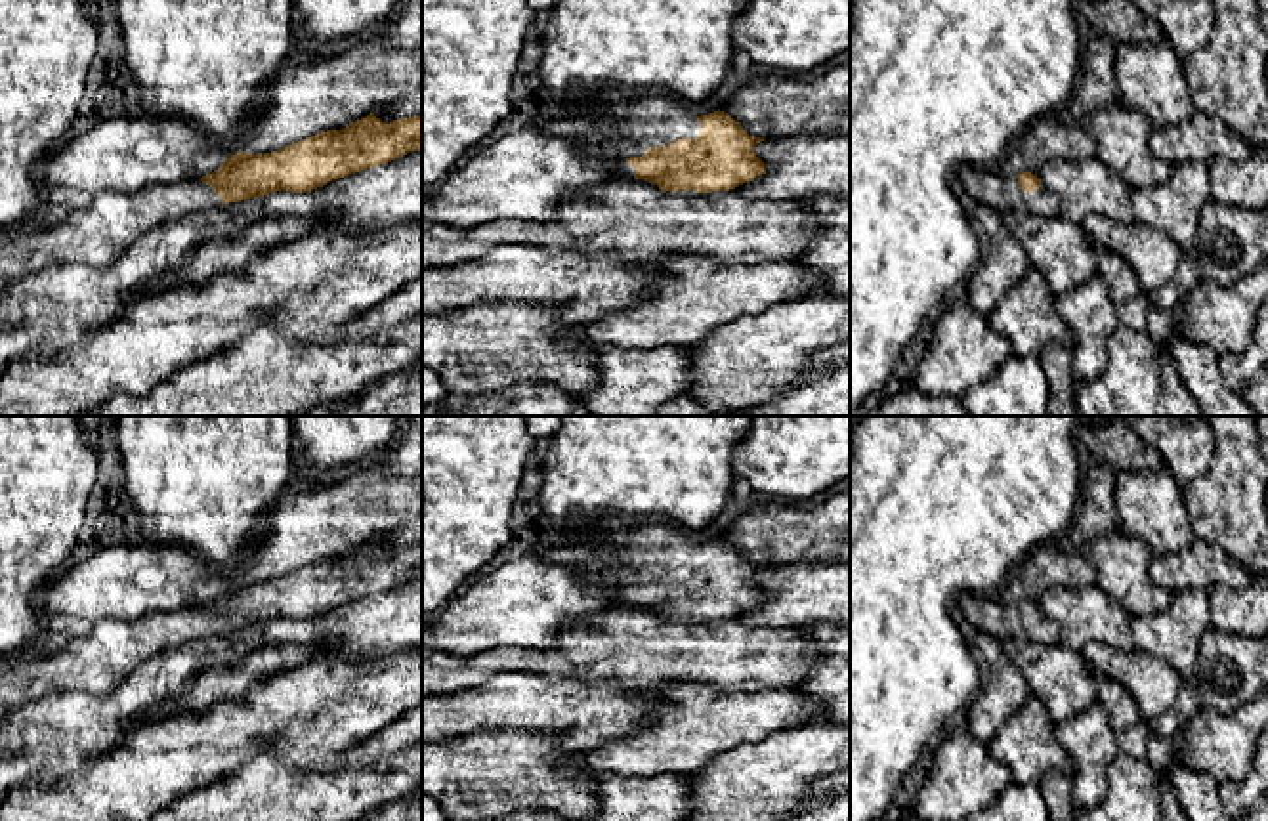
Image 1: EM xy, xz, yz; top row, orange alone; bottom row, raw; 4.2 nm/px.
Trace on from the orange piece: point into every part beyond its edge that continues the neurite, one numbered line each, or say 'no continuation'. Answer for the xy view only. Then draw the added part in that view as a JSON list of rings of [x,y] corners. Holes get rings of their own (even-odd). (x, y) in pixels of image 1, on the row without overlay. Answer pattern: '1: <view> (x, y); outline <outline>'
1: xy (98, 663); outline [[[201,607],[153,613],[132,622],[101,621],[90,634],[55,651],[0,657],[0,722],[4,716],[57,691],[105,697],[149,657],[191,640],[220,636],[216,619]]]

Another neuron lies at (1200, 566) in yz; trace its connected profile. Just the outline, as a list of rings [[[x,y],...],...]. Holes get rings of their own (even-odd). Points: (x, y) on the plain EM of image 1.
[[[1197,538],[1180,554],[1153,556],[1150,577],[1169,594],[1186,588],[1209,592],[1216,584],[1241,590],[1251,582],[1251,573],[1243,565],[1230,559],[1218,546]]]

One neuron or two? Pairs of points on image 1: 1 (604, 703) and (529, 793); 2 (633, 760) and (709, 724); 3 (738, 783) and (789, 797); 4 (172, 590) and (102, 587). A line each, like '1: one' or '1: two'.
1: two
2: one
3: one
4: one

